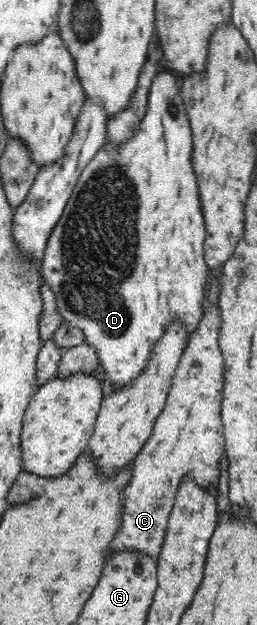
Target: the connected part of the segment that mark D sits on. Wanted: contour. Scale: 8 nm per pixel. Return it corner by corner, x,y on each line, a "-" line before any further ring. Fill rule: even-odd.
160,67
153,83
151,83
145,112
145,116
131,139
127,139
123,143
104,144
95,155
95,158
81,172
79,181
77,181
73,193
69,197
57,225
55,225
51,236
47,239
40,267
42,281
47,283
55,294
59,315
64,321
68,321
69,325
78,327
83,332
83,342
95,348
101,370
104,370
104,373
108,376
107,379
111,381
111,387
114,390
129,385
131,381
138,379
139,375
143,373
145,365
149,363
147,359
151,355
151,349
153,349
155,341
159,341
161,335
165,333
165,329
167,329
165,325
169,321
180,321
182,327
189,334
197,329
200,319
203,317
203,301
205,301
205,292
207,291
205,285
207,285
209,267
204,260
205,218
202,214
201,202
198,196
195,172
191,166
191,153
193,153
191,120
187,116
187,106
181,100
181,89
177,84
177,78
173,77
172,71

